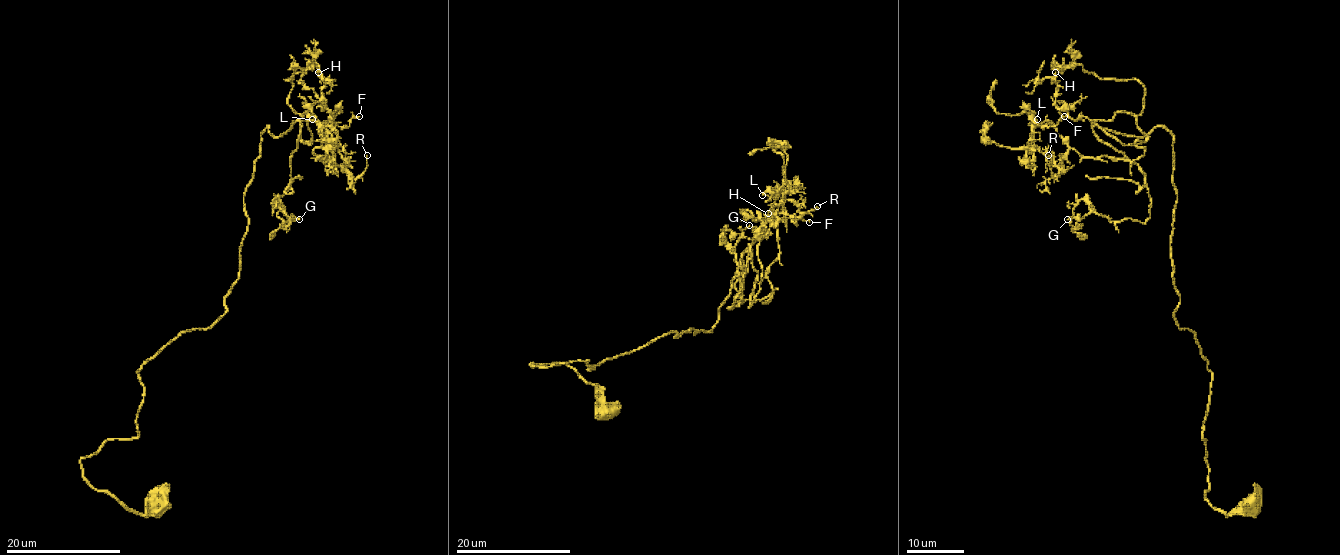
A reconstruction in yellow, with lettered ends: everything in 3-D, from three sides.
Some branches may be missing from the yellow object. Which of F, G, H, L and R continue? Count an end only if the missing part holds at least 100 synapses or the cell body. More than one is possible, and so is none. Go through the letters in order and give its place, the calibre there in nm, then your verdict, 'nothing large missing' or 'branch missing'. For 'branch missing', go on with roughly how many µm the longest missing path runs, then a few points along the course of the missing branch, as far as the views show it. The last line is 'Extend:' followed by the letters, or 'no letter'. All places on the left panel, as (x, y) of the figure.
F: at (359, 116); 200 nm thick; nothing large missing
G: at (299, 219); 130 nm thick; nothing large missing
H: at (318, 72); 70 nm thick; nothing large missing
L: at (312, 119); 190 nm thick; nothing large missing
R: at (367, 155); 160 nm thick; nothing large missing
Extend: no letter

